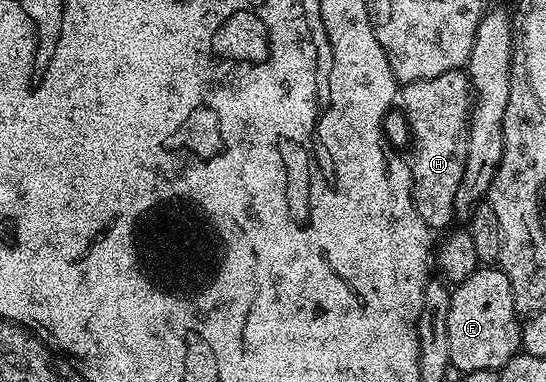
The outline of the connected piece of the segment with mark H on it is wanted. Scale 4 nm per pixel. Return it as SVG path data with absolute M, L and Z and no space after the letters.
M466 70L441 73L439 77L429 77L425 81L413 81L402 84L401 103L407 114L407 127L411 130L411 196L417 209L419 219L432 229L452 226L451 218L457 215L454 198L457 187L461 185L461 177L465 177L465 161L467 160L467 132L469 130L469 100L473 92Z

